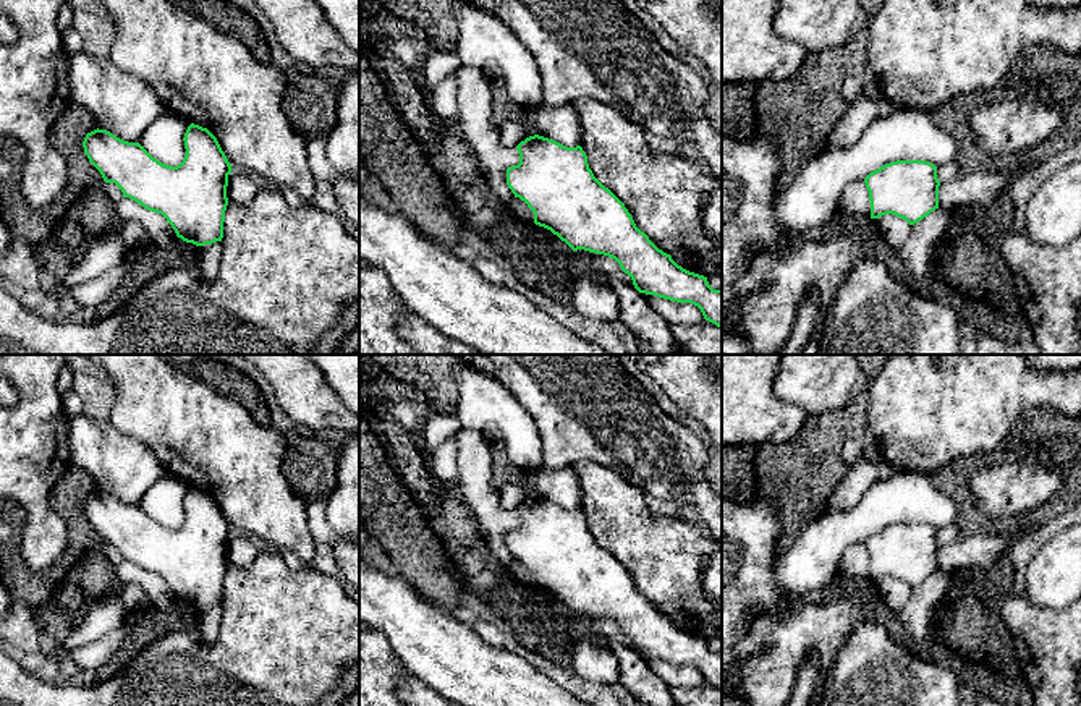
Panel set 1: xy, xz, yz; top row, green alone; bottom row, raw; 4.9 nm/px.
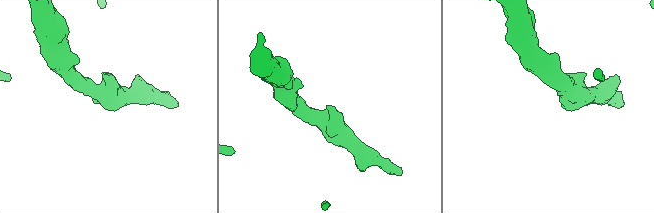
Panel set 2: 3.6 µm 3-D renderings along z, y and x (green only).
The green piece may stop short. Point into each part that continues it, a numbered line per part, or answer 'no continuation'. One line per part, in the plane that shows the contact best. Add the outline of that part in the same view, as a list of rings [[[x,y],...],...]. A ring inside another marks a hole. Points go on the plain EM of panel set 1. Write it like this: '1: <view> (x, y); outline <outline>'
no continuation

